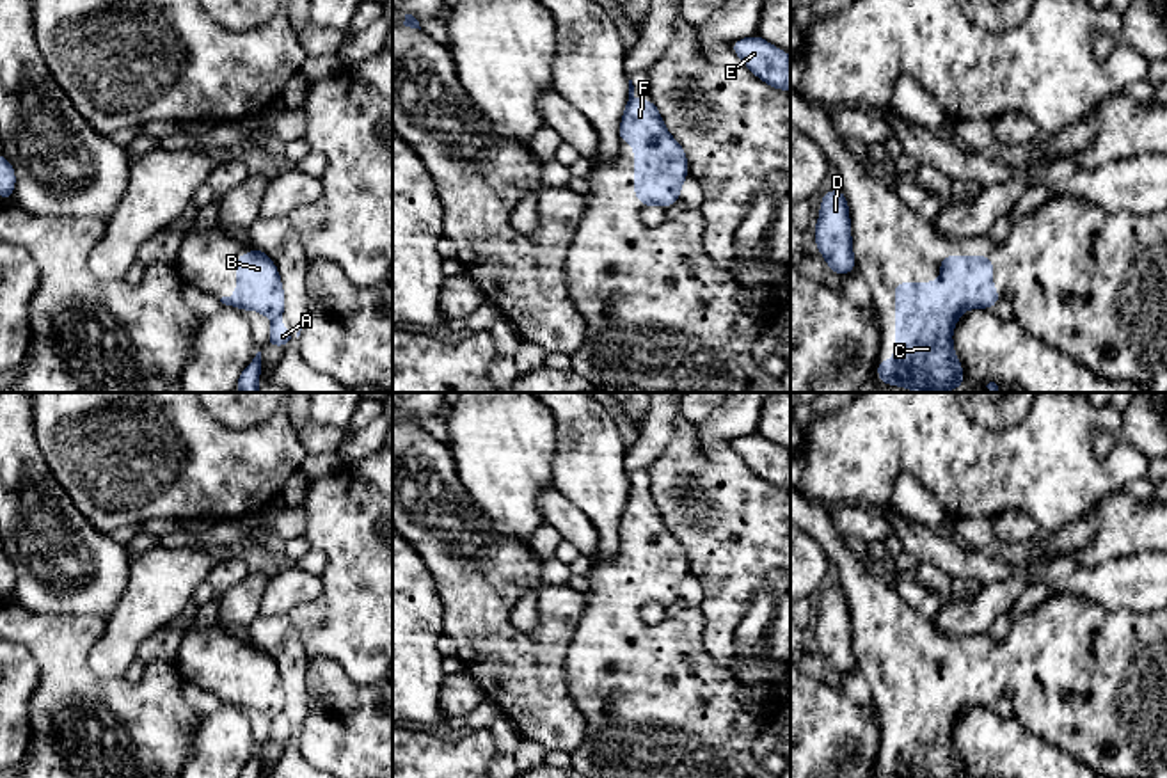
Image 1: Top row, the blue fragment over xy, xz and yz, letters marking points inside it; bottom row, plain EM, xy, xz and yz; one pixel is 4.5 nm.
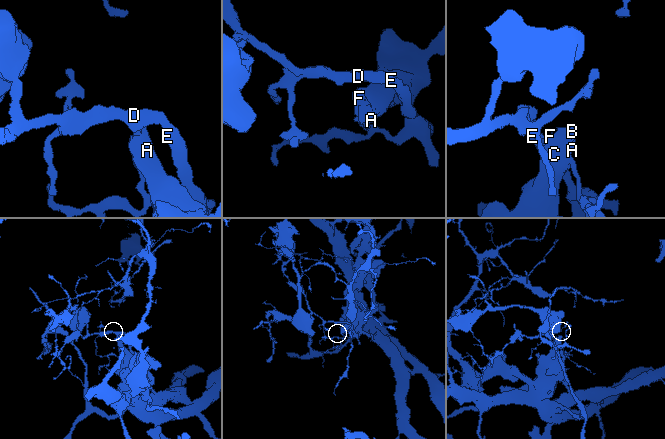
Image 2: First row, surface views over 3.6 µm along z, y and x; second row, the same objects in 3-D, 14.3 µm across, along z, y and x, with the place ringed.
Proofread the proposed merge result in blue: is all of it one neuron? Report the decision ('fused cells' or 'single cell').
single cell

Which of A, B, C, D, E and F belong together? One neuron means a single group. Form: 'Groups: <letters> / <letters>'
Groups: A B C D E F

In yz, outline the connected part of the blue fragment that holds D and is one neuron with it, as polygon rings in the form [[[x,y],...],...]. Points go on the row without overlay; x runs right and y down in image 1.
[[[840,586],[822,591],[814,639],[831,670],[845,673],[856,668],[849,600]]]

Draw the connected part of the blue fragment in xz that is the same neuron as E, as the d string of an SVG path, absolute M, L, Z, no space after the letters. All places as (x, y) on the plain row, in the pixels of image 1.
M758 432L737 437L730 446L764 481L790 488L790 455L782 446L764 439Z

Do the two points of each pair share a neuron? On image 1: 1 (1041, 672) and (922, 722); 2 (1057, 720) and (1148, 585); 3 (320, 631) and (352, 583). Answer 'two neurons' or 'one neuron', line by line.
1: one neuron
2: two neurons
3: one neuron

